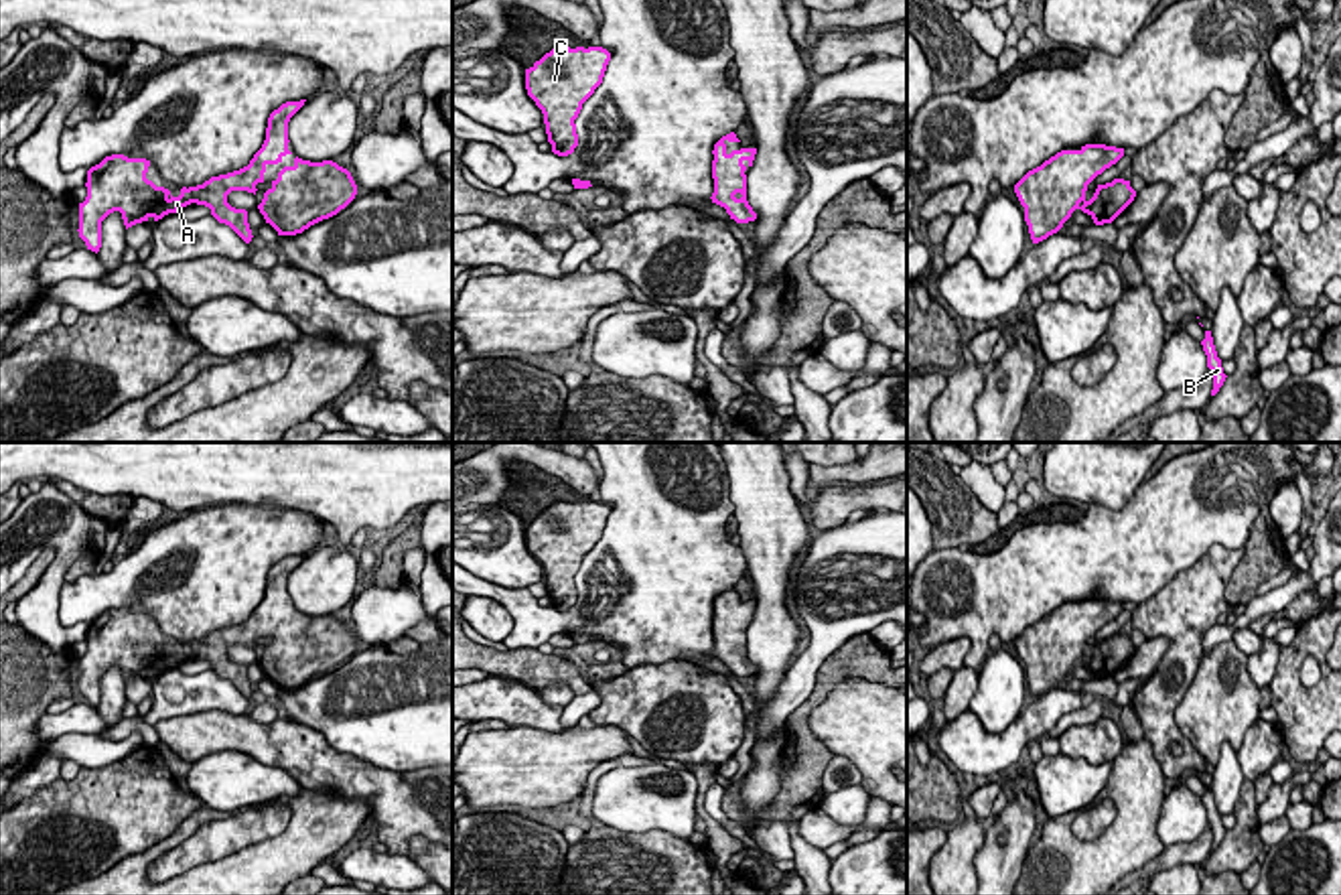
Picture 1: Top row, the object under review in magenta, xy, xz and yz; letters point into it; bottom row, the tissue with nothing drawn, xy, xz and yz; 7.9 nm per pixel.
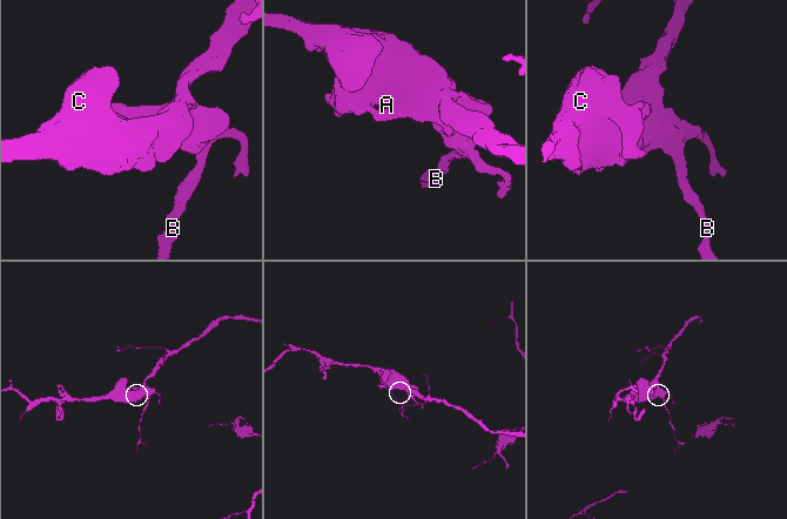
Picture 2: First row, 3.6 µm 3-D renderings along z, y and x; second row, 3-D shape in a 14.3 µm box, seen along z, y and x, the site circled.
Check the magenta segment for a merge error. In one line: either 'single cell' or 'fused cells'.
single cell

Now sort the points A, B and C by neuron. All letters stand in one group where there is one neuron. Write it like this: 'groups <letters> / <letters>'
groups A B C

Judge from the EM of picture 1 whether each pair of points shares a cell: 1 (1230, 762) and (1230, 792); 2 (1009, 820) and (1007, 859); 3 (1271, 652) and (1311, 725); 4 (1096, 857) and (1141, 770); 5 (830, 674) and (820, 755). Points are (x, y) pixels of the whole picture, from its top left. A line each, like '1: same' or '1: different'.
1: same
2: same
3: different
4: same
5: same

